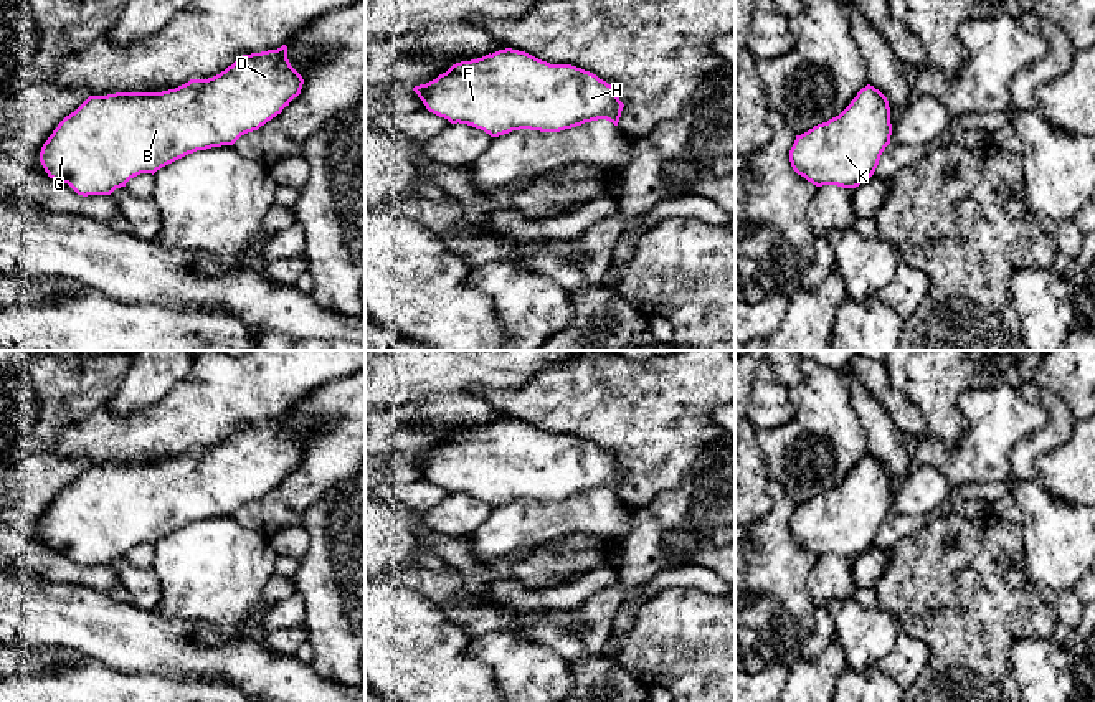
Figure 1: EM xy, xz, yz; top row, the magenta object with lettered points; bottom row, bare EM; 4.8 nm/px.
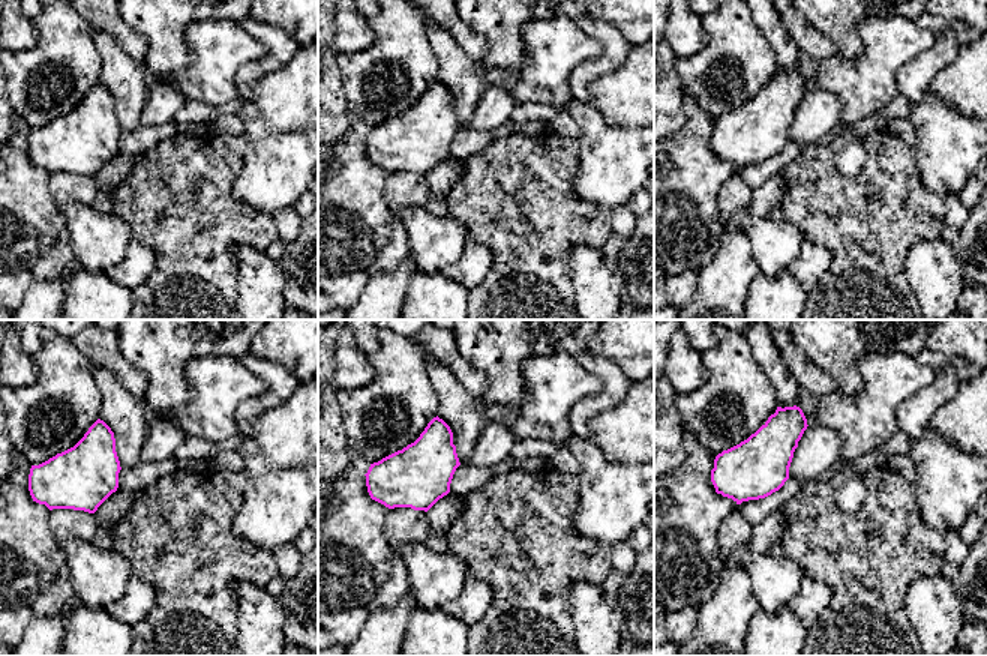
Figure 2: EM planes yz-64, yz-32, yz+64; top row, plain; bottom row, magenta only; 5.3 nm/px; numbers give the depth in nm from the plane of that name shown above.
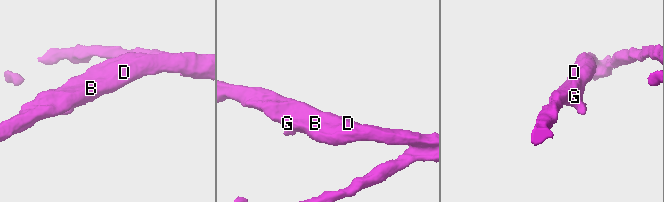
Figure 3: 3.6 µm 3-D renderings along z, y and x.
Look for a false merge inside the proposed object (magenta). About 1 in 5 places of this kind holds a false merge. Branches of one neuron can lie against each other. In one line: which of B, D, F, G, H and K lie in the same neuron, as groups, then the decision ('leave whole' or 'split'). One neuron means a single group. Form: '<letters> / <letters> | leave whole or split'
B D F G H K | leave whole

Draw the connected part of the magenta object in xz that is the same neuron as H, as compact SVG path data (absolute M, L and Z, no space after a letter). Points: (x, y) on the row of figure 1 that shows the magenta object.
M512 48L456 63L436 79L415 86L413 91L429 112L451 124L481 129L491 137L520 129L560 132L598 119L618 126L624 107L613 86L596 74L571 64L550 64Z

